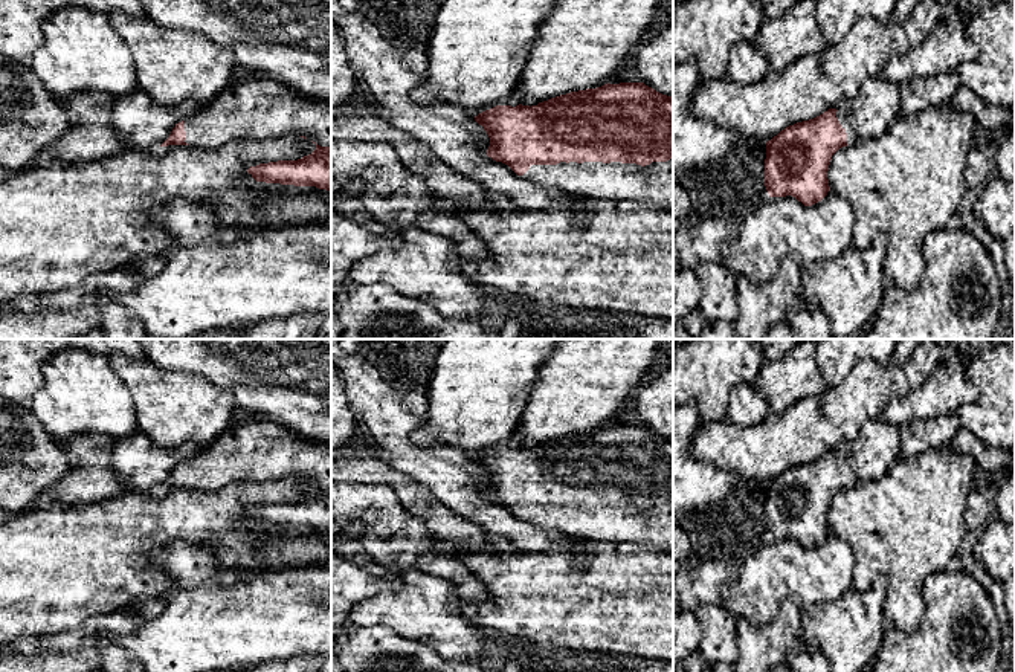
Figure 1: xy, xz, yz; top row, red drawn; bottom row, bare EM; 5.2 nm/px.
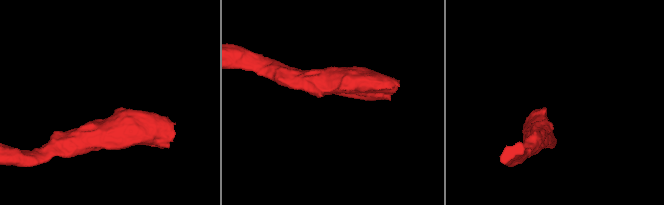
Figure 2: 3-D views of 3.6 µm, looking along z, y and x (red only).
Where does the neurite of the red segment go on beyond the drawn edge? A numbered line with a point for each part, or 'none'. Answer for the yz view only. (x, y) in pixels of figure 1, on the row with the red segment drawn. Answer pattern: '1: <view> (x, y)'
1: yz (852, 136)

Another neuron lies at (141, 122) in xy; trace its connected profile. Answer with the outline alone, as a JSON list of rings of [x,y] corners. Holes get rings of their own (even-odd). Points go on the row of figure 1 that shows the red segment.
[[[142,90],[119,96],[113,105],[113,130],[125,148],[159,148],[172,128],[201,108],[195,102],[160,104]]]

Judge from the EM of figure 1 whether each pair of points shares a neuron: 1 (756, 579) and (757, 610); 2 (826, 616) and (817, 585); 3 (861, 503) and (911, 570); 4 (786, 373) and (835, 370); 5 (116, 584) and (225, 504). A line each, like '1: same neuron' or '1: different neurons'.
1: same neuron
2: different neurons
3: same neuron
4: different neurons
5: same neuron

